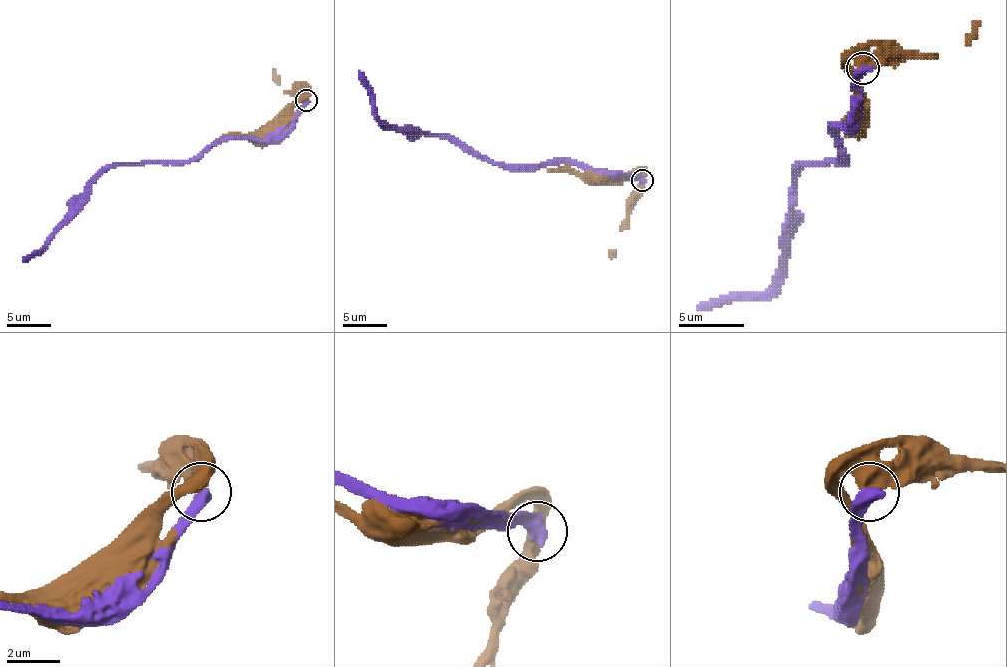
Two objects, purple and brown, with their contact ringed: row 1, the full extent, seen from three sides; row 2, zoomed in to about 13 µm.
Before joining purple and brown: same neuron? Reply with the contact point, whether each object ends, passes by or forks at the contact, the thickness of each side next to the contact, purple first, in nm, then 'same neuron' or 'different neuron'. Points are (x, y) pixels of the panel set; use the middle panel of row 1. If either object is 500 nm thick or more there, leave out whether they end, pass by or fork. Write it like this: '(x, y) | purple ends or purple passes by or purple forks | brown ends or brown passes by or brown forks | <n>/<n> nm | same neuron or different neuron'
(642, 180) | 550/480 nm | different neuron

